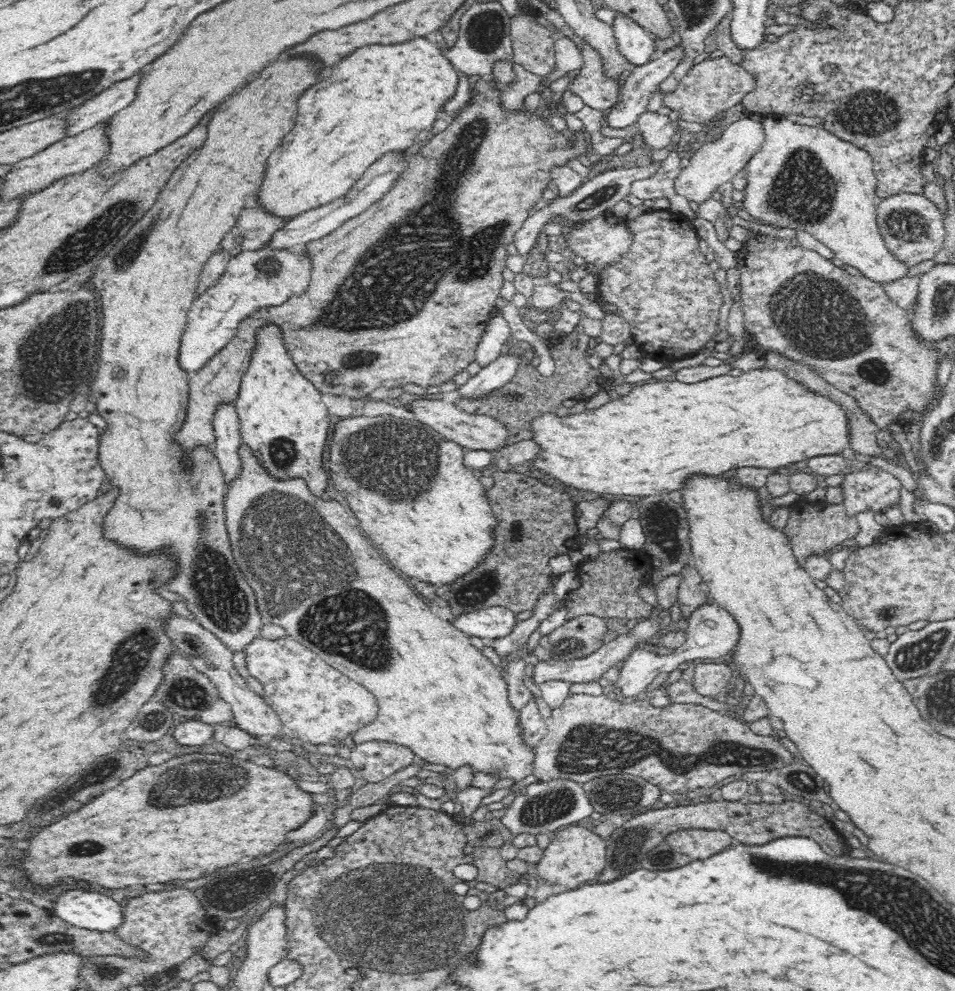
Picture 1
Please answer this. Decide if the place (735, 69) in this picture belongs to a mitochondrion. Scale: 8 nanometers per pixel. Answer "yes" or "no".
no

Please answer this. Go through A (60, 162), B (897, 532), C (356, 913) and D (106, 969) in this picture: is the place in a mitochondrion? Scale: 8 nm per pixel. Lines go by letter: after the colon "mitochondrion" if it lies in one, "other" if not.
A: other
B: other
C: mitochondrion
D: mitochondrion

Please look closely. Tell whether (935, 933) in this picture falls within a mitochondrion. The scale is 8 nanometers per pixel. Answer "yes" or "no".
yes

